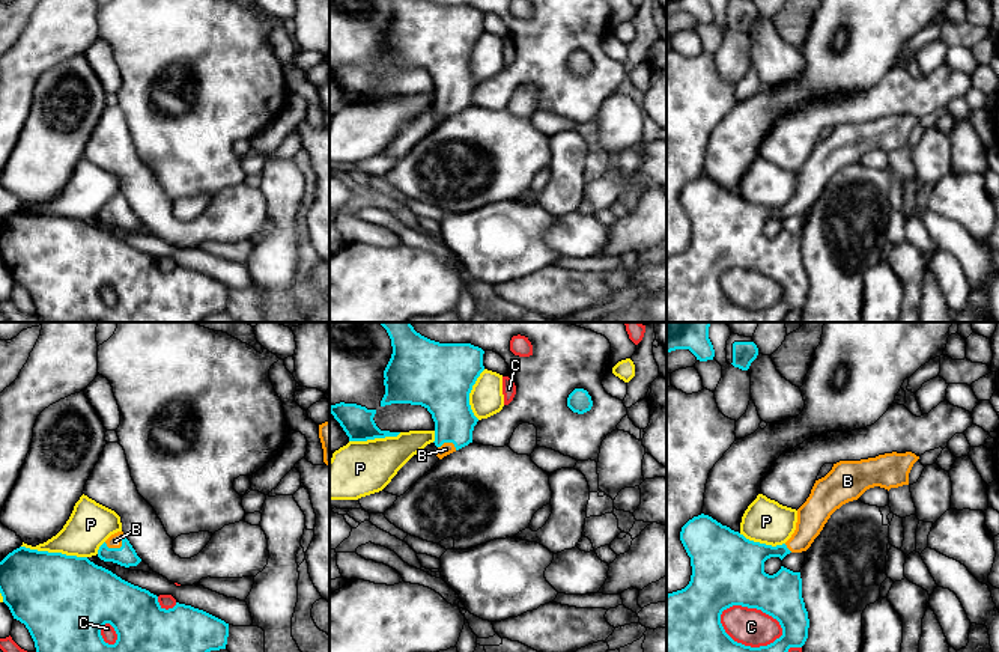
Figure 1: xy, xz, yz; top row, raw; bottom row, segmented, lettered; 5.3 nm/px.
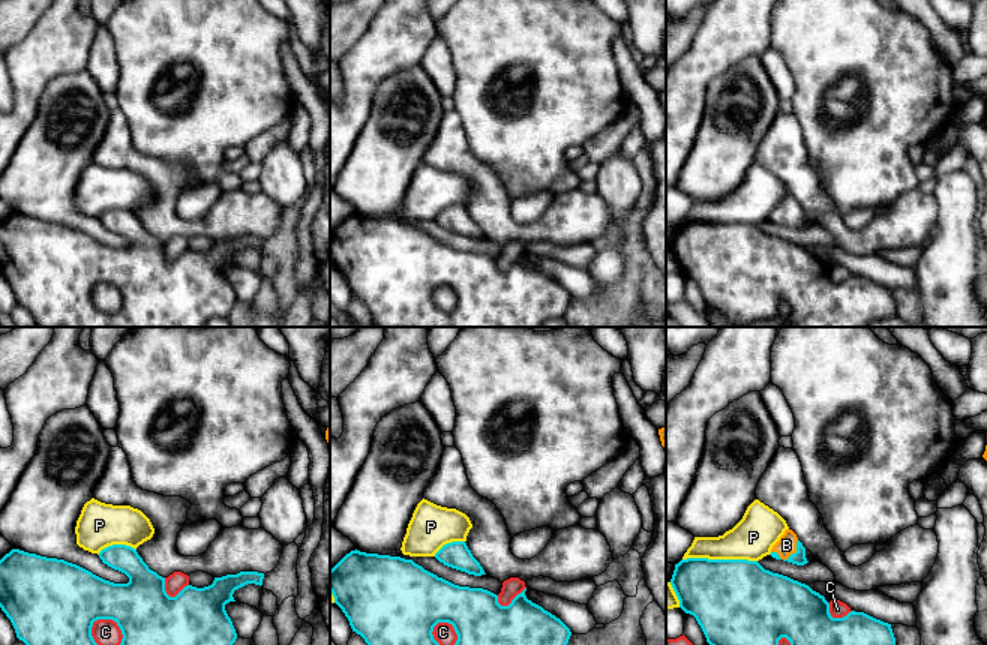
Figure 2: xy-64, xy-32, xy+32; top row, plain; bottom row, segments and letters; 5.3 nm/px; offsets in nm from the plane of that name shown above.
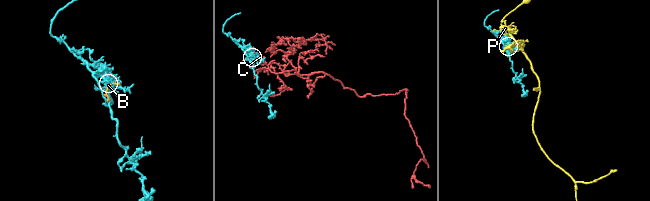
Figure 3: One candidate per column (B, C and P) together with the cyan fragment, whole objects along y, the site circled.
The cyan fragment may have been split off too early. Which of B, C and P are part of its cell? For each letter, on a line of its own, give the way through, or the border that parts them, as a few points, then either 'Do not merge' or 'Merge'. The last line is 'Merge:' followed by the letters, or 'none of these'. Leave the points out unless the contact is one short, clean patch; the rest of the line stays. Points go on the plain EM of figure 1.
B: Path across: xy (125, 219), (118, 211), (115, 204). Merge
C: Do not merge
P: Do not merge
Merge: B

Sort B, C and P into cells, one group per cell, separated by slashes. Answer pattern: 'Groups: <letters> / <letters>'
Groups: B / C / P

